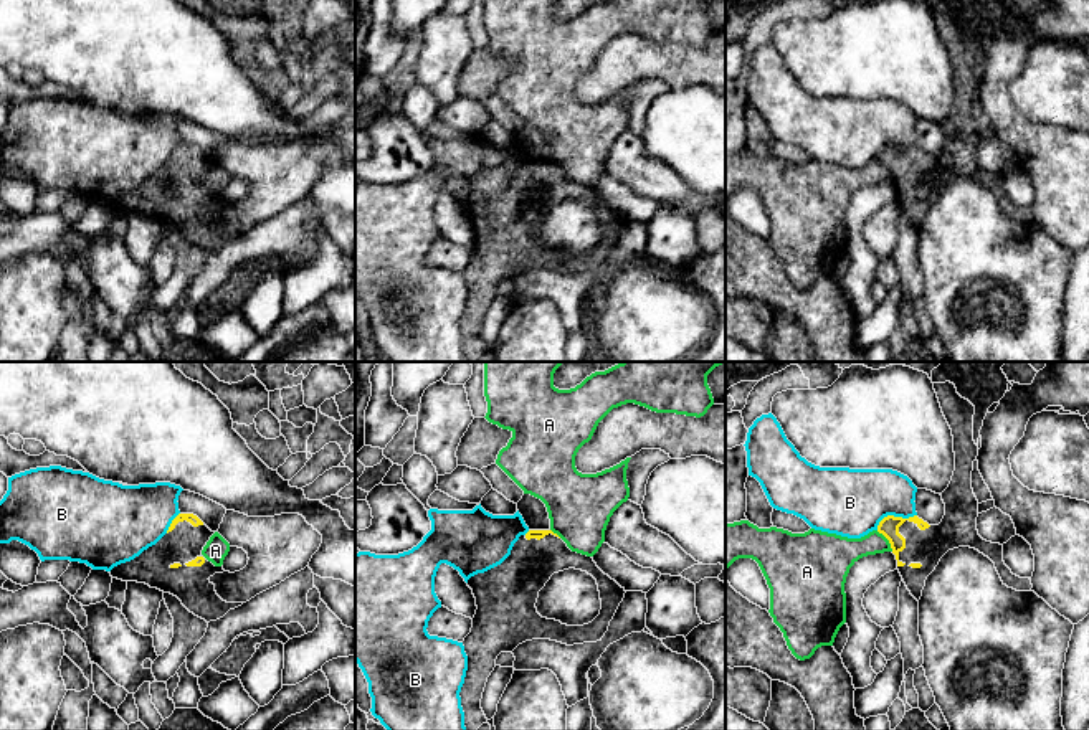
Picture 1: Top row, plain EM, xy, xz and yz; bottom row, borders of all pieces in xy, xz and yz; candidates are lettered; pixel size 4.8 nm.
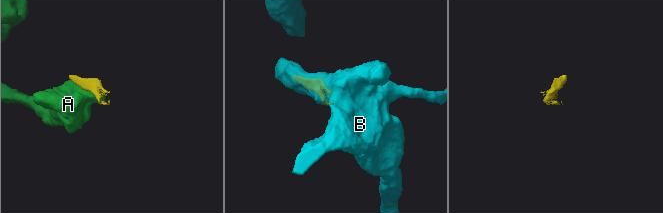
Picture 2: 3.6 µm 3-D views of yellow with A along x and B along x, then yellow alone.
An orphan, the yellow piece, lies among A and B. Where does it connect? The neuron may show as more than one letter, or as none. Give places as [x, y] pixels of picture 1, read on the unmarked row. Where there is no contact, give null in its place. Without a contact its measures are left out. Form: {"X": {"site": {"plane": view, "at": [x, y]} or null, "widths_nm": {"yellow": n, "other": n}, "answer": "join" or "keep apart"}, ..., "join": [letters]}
{"A": {"site": {"plane": "yz", "at": [888, 169]}, "widths_nm": {"yellow": 100, "other": 160}, "answer": "keep apart"}, "B": {"site": {"plane": "yz", "at": [894, 147]}, "widths_nm": {"yellow": 100, "other": 340}, "answer": "keep apart"}, "join": []}

